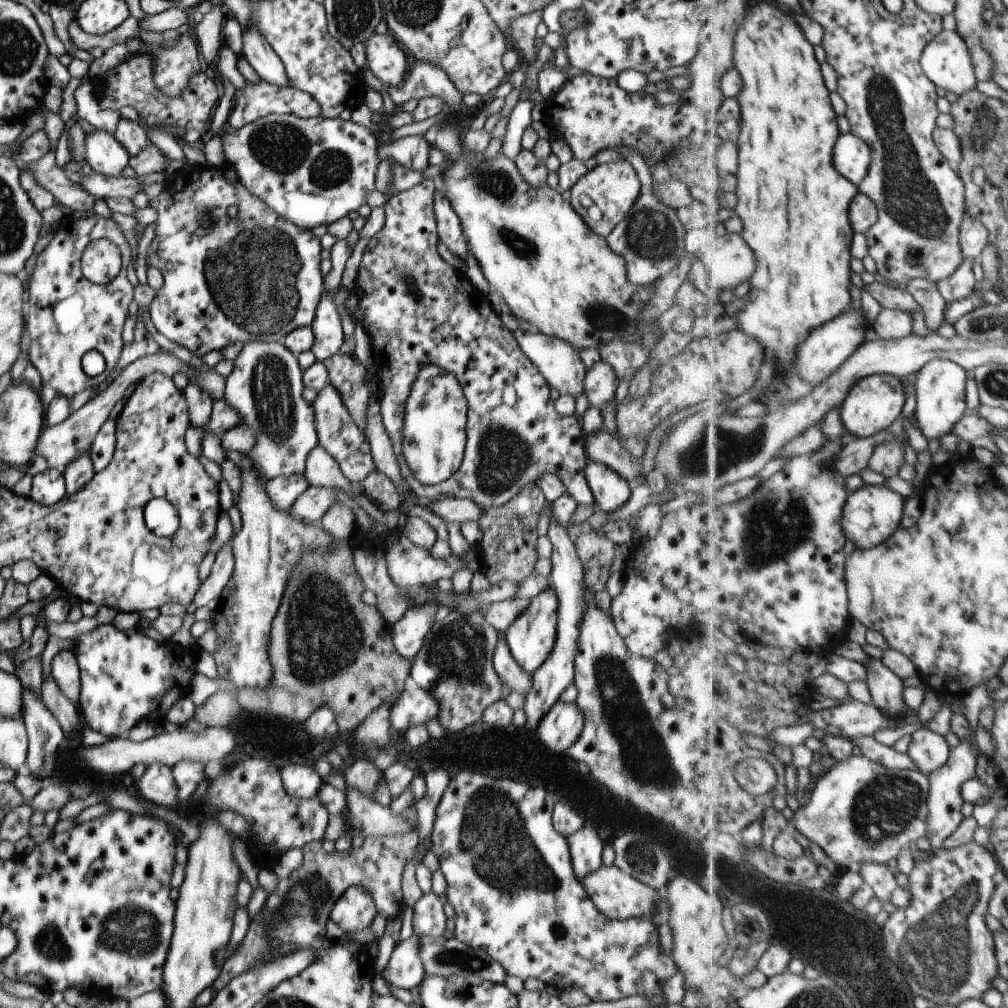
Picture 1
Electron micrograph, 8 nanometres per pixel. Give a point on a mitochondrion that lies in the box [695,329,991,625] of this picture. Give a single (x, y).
(780, 522)

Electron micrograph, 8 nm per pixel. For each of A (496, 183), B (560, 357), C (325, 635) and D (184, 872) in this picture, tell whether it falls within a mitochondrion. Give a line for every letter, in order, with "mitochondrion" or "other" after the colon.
A: mitochondrion
B: other
C: mitochondrion
D: other

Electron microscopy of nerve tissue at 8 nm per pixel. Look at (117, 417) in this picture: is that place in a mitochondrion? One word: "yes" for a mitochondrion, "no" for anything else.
no

